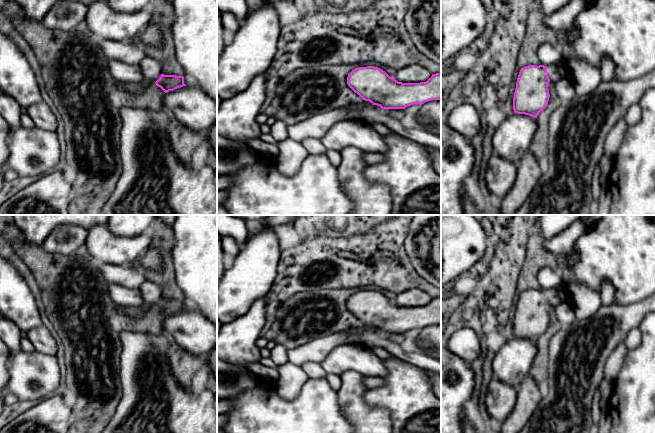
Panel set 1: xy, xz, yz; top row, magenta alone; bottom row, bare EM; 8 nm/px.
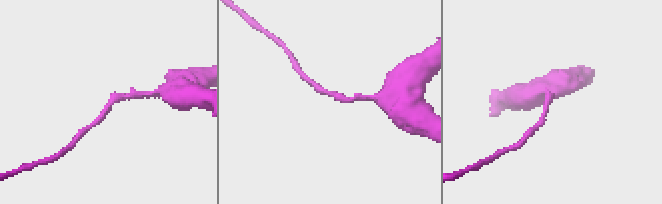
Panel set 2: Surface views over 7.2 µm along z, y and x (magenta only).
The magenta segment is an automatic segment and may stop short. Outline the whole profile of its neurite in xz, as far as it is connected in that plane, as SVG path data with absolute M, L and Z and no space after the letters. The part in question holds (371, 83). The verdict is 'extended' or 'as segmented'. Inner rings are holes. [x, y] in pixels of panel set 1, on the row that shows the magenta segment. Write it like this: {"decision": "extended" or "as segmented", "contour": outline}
{"decision": "extended", "contour": "M358 67L348 74L347 84L364 101L348 104L344 109L371 104L386 110L405 109L413 104L441 100L441 73L432 74L426 82L402 83L378 67Z"}

